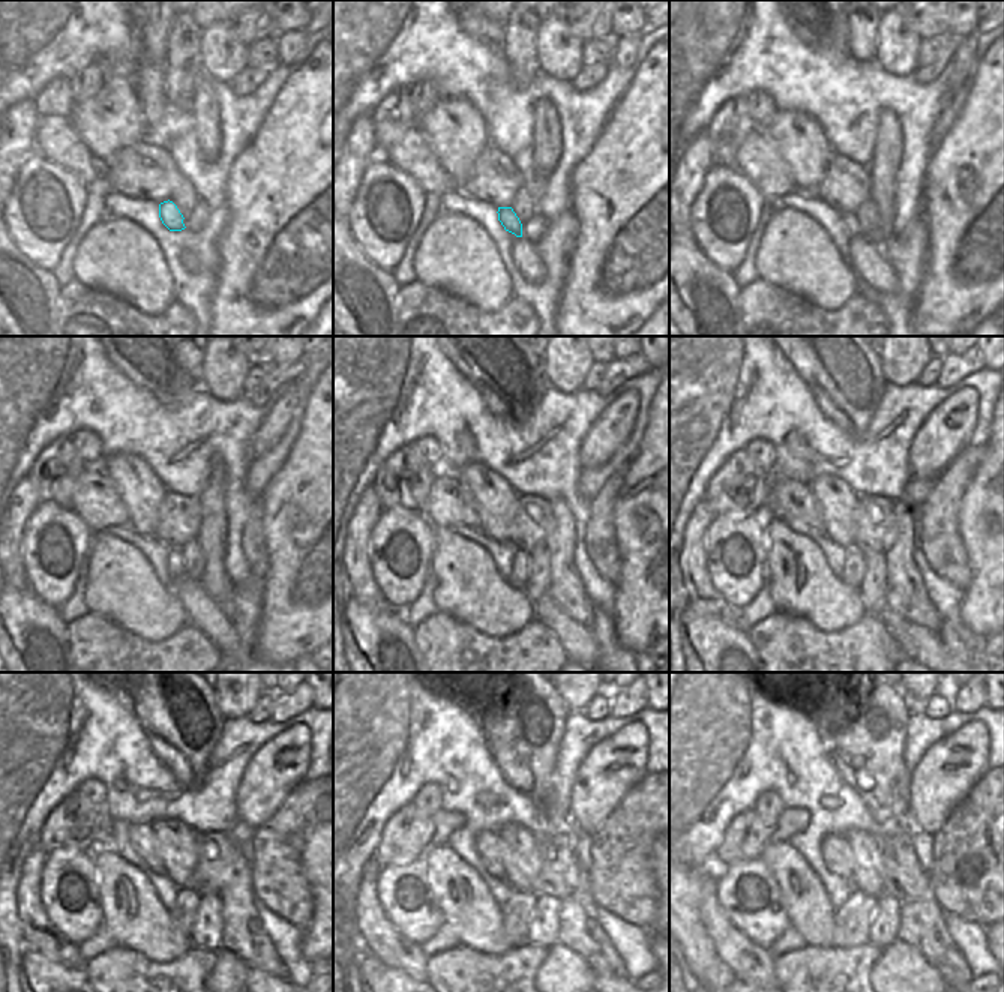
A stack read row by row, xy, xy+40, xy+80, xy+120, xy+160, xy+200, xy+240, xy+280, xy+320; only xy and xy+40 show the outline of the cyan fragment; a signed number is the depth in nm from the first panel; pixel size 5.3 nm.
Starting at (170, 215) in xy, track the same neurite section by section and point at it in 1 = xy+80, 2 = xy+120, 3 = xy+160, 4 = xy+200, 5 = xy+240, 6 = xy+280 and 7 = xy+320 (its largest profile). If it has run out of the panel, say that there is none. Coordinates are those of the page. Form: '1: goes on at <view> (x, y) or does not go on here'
1: goes on at xy+80 (848, 219)
2: goes on at xy+120 (176, 568)
3: goes on at xy+160 (518, 577)
4: goes on at xy+200 (853, 574)
5: goes on at xy+240 (182, 913)
6: goes on at xy+280 (515, 914)
7: goes on at xy+320 (853, 920)

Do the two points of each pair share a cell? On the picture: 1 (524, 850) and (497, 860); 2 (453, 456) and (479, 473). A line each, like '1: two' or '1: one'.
1: two
2: two

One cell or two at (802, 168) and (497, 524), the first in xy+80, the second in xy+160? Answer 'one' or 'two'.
one

